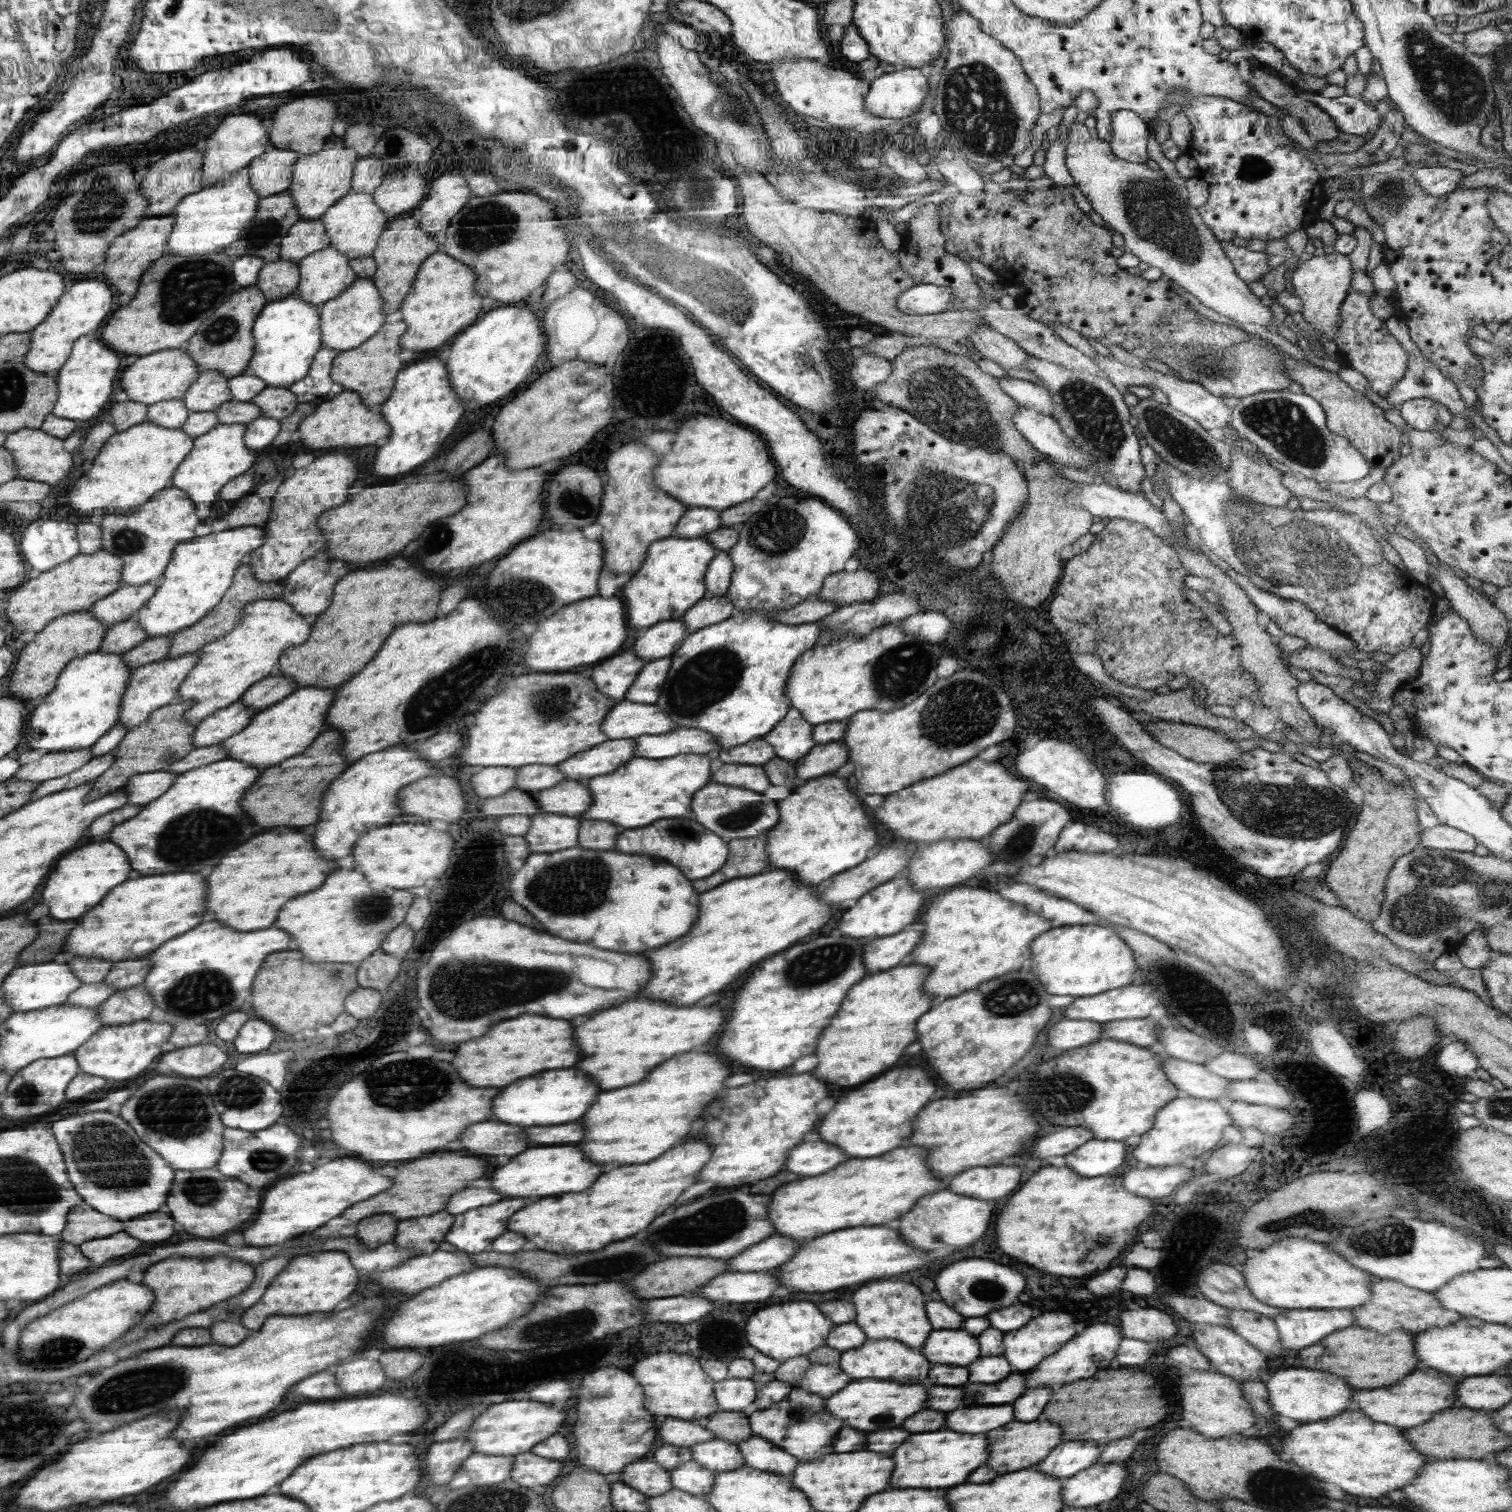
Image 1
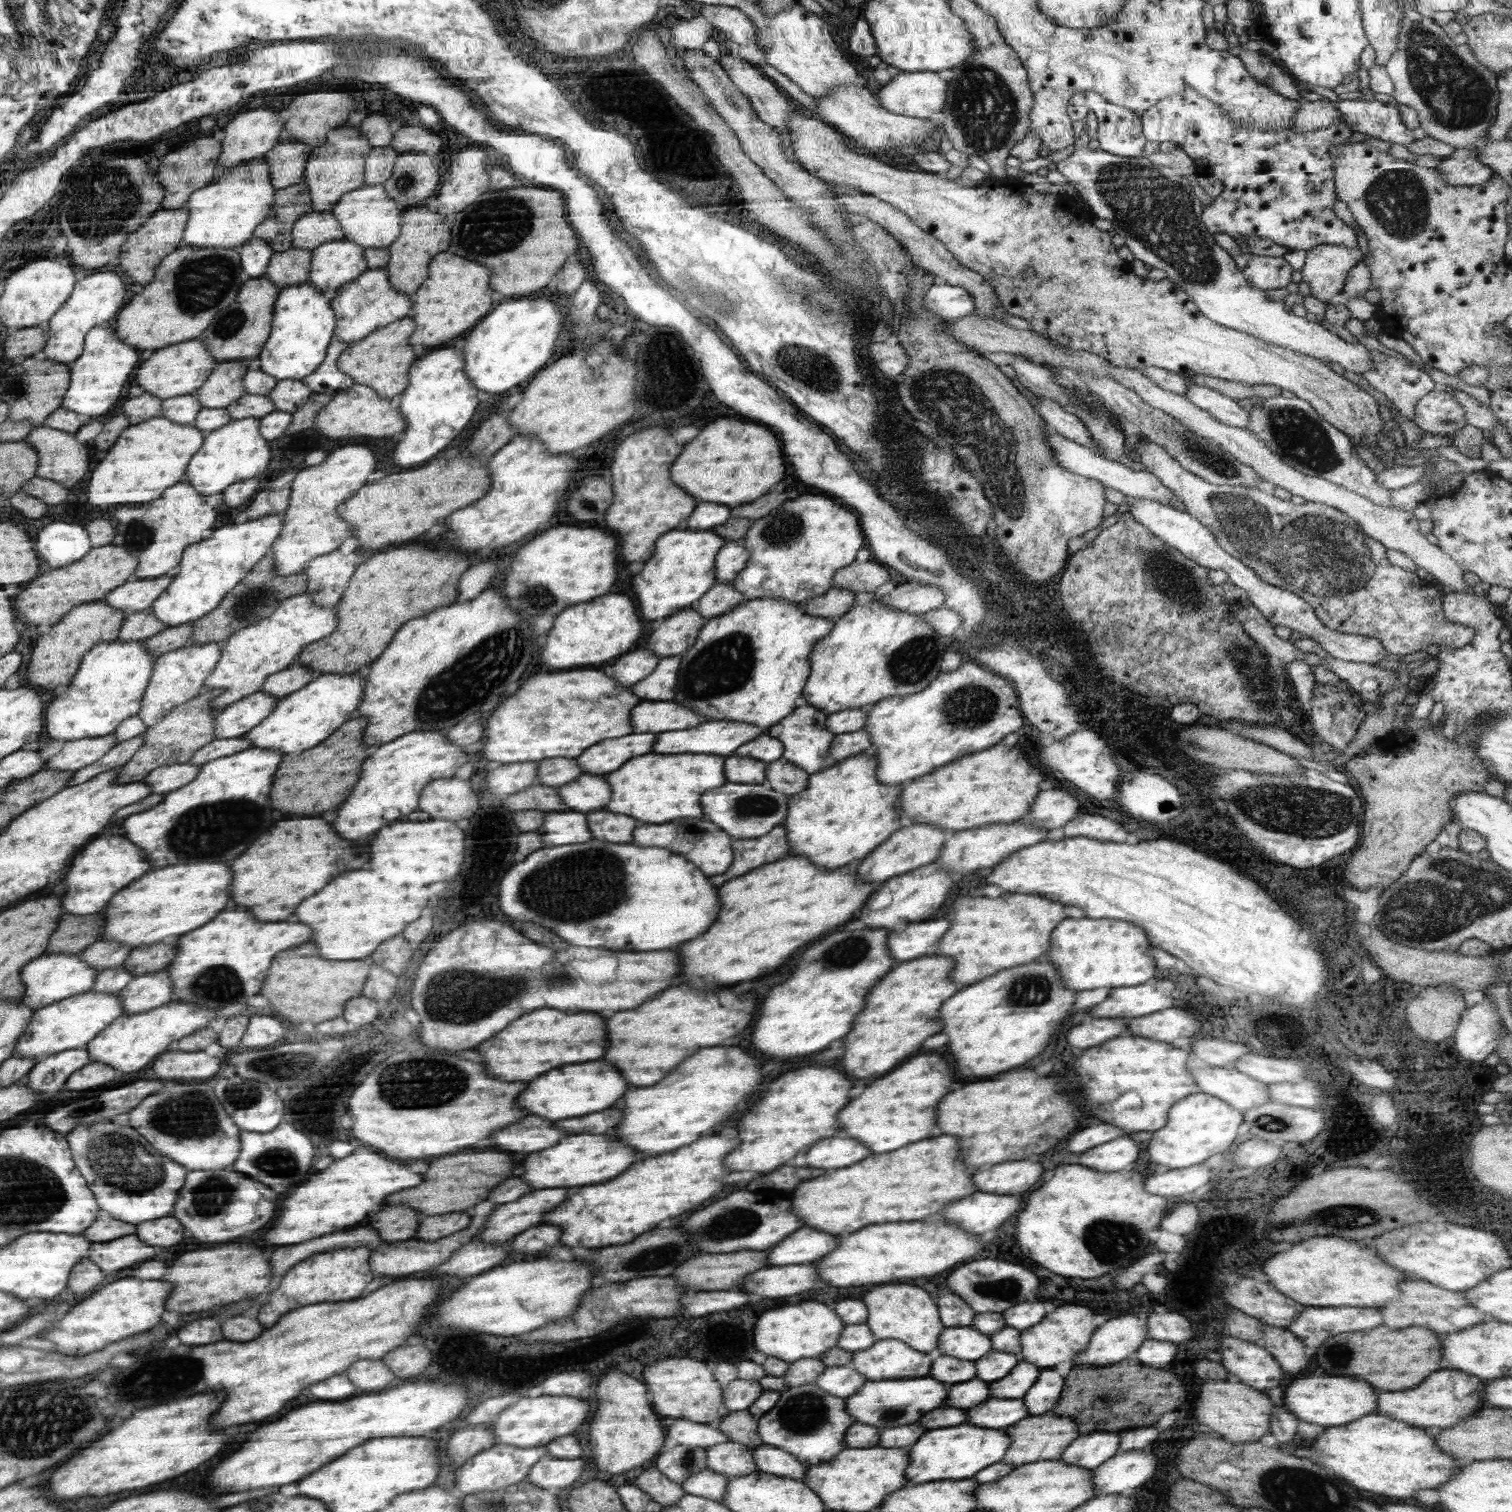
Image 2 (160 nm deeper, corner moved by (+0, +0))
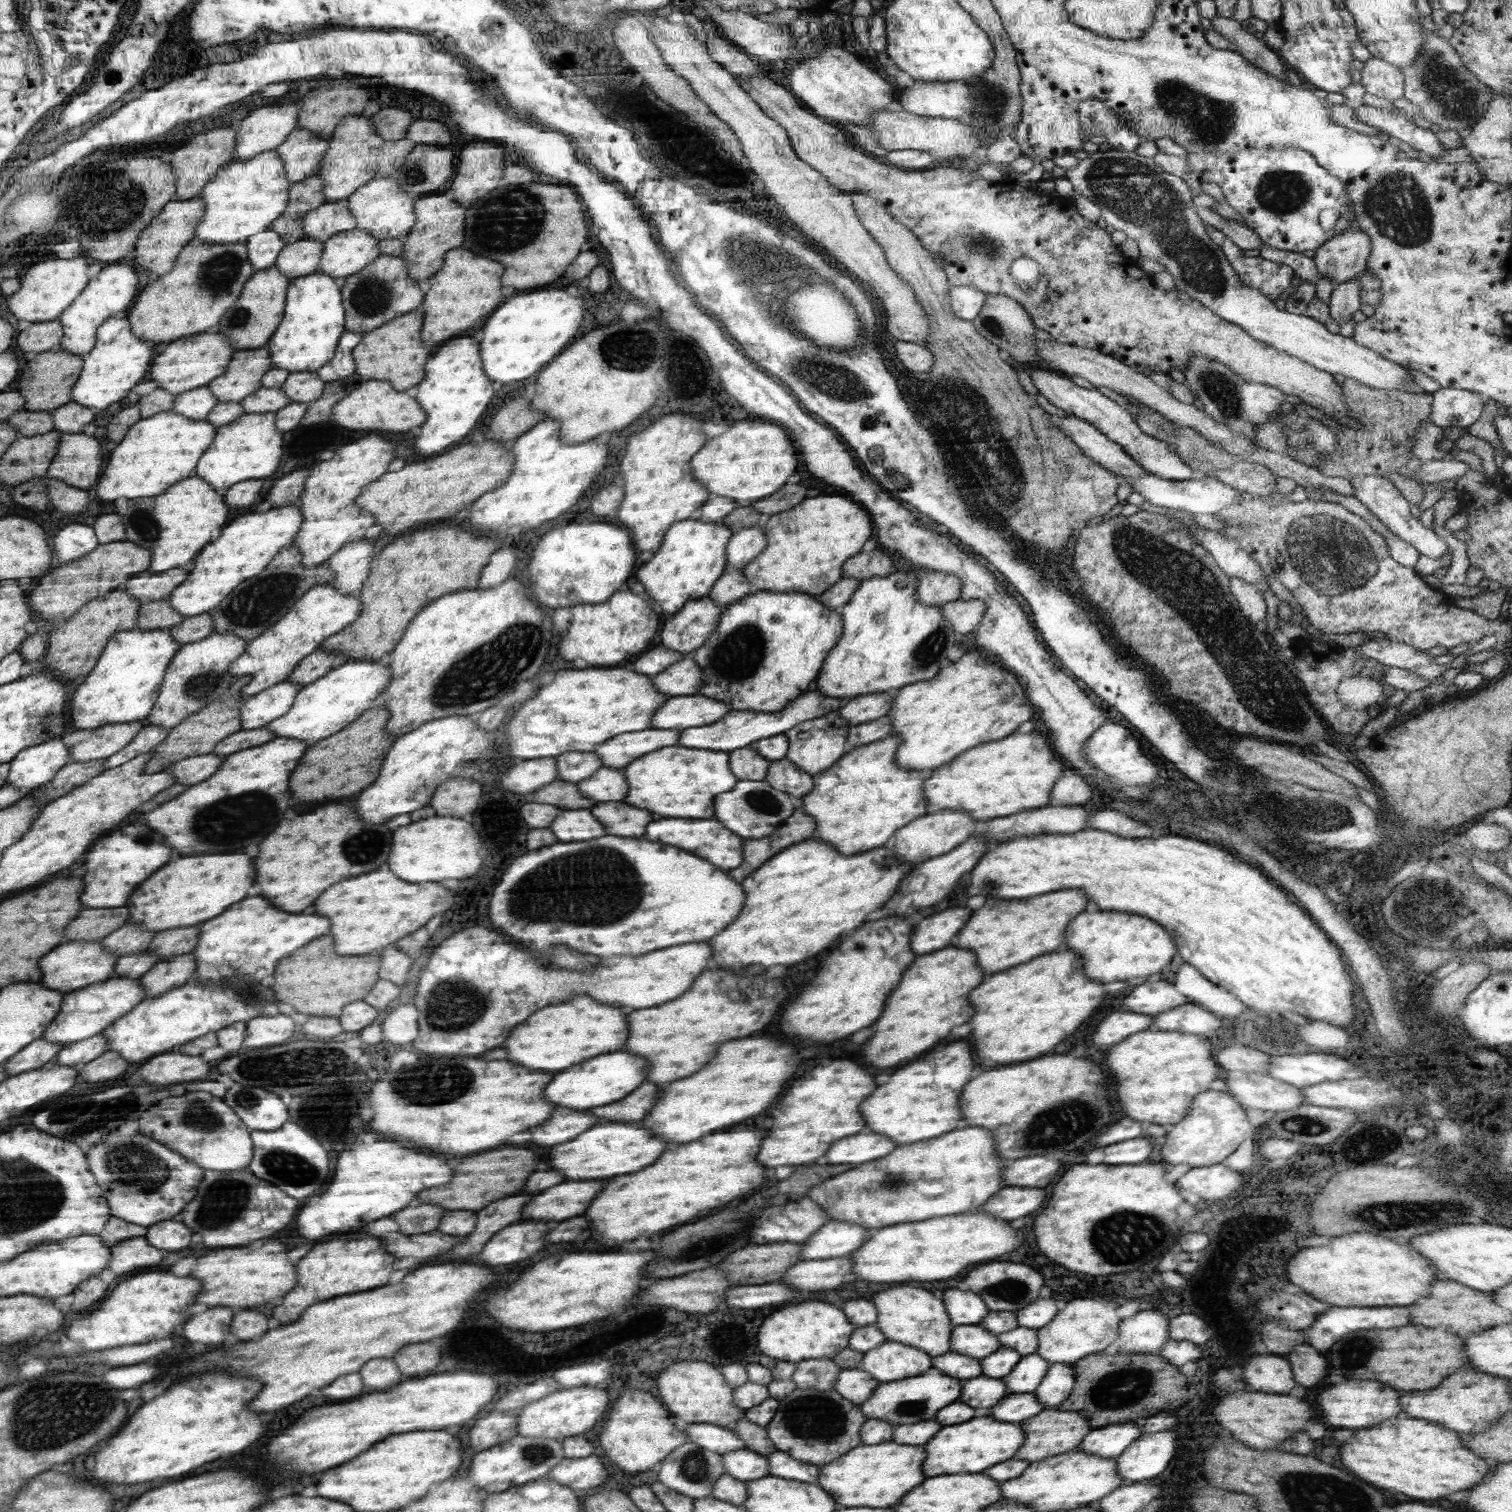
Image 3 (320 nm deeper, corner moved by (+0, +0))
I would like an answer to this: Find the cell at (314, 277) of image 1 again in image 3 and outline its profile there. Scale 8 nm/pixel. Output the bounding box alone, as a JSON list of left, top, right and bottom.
[319,230,381,278]

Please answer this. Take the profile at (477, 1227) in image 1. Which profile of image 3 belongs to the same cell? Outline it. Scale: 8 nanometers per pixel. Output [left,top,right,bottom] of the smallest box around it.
[522,1182,606,1220]

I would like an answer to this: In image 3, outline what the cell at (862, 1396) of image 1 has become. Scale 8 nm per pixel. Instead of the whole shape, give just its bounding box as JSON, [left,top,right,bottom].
[859,1368,960,1424]

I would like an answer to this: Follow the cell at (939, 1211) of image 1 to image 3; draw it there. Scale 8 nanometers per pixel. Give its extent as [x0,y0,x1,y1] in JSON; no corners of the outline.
[980,1186,1046,1220]

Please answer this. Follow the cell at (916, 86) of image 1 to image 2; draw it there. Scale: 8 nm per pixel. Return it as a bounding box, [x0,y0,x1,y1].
[877,71,947,119]

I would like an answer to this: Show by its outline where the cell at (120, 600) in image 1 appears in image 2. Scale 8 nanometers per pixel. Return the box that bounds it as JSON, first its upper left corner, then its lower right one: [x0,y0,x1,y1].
[102,573,173,614]

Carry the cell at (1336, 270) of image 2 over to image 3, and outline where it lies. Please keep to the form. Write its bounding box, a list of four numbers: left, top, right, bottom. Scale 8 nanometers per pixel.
[1313,221,1371,284]

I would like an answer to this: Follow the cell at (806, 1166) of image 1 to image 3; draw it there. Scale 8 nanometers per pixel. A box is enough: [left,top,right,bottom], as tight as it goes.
[826,1134,896,1164]

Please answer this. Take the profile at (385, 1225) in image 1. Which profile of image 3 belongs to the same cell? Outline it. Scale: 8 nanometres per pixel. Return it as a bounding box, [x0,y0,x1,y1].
[394,1204,446,1235]

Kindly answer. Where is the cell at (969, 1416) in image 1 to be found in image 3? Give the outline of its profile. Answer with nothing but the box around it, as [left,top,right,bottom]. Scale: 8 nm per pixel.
[992,1394,1044,1422]

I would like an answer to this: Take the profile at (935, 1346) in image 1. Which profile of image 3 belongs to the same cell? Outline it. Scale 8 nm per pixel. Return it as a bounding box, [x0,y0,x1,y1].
[952,1324,1000,1358]

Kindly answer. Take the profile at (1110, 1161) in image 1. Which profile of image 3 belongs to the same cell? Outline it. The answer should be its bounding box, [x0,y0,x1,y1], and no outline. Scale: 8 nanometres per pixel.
[1104,1138,1152,1164]

